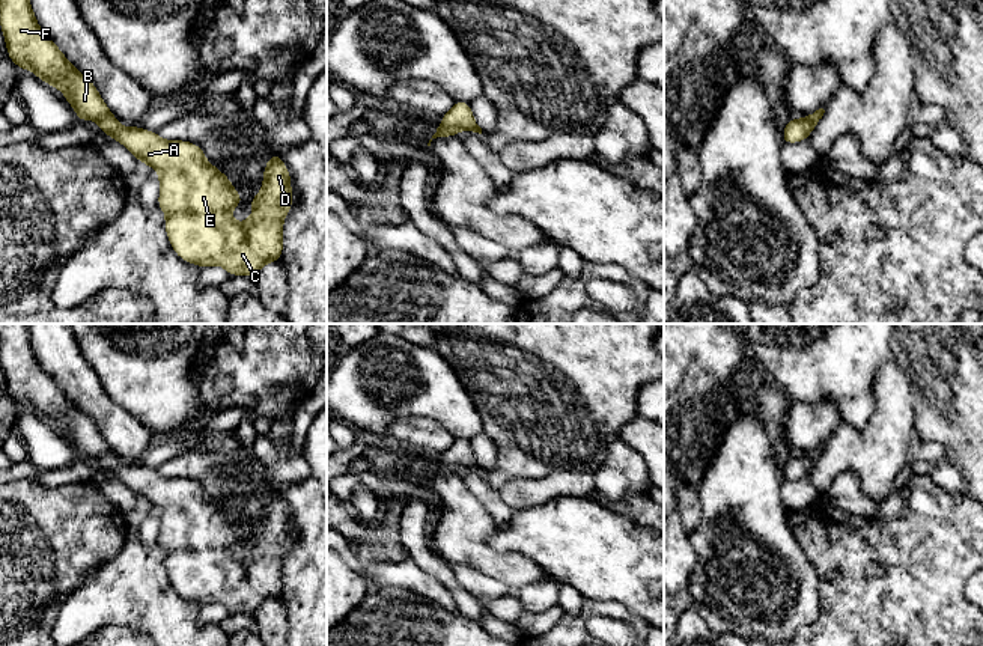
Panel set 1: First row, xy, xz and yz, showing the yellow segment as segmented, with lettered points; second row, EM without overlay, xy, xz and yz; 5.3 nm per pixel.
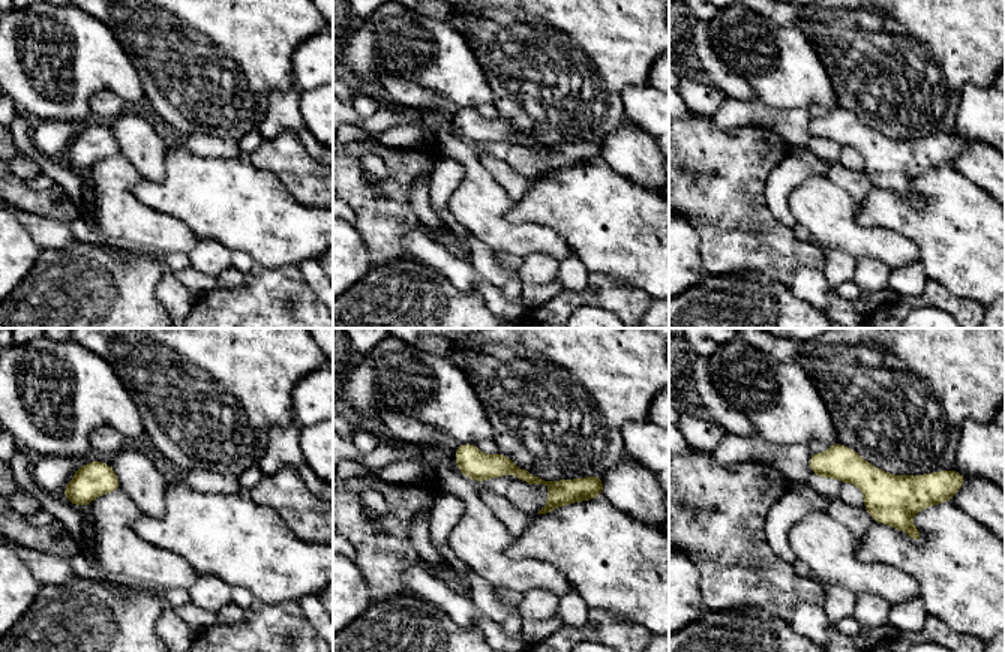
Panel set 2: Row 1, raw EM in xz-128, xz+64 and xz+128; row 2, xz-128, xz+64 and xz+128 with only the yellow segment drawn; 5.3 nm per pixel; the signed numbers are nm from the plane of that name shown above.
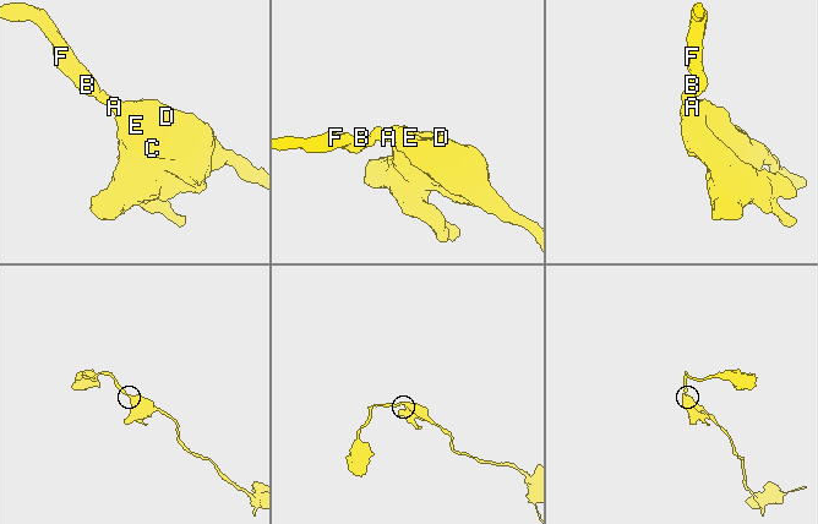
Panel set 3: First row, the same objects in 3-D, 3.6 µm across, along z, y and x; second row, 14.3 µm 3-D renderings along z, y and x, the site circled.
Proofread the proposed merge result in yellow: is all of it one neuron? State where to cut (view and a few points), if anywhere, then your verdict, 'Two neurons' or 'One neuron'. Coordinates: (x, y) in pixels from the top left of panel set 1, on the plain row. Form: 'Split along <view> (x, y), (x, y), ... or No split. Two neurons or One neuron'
No split. One neuron

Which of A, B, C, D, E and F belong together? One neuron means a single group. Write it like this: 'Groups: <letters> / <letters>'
Groups: A B C D E F

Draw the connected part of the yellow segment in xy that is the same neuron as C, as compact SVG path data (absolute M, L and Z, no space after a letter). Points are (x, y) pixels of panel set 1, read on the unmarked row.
M0 324L0 364L9 396L32 408L39 417L60 426L78 458L96 458L99 468L123 482L138 498L160 510L158 545L164 548L164 566L175 590L200 605L220 602L229 613L254 614L268 599L280 599L283 590L283 559L292 545L289 506L278 489L266 498L260 530L250 536L254 547L244 560L230 554L242 541L230 516L212 503L199 482L184 477L164 477L157 468L140 464L120 464L101 435L96 423L66 396L62 387L42 369L30 342L26 324Z

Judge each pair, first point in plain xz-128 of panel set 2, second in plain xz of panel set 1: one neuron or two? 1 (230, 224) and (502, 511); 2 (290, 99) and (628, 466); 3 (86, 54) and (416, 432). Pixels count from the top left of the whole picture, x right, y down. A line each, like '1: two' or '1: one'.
1: two
2: one
3: two

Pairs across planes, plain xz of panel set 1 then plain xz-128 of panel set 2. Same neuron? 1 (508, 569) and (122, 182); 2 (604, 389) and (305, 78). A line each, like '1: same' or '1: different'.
1: same
2: different

